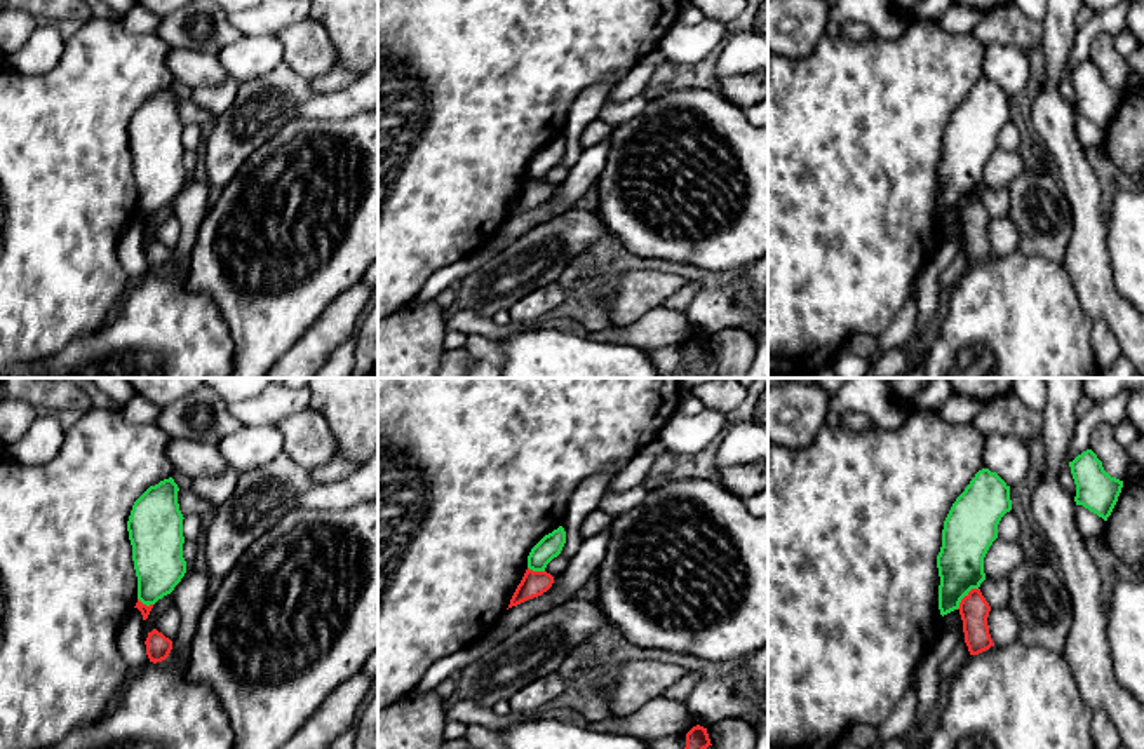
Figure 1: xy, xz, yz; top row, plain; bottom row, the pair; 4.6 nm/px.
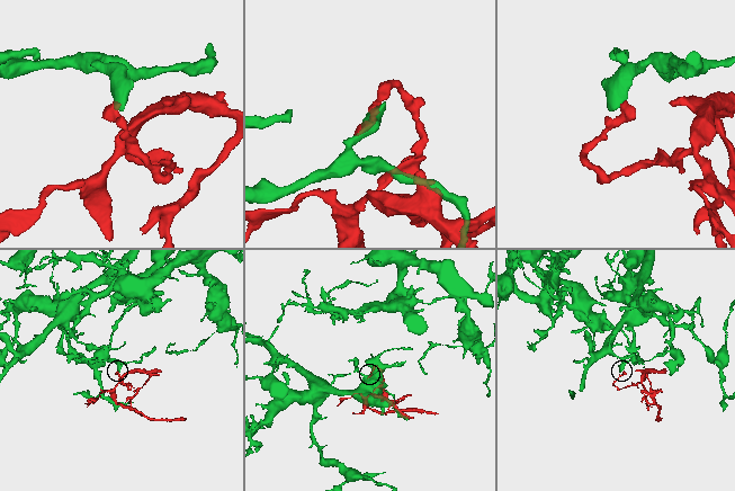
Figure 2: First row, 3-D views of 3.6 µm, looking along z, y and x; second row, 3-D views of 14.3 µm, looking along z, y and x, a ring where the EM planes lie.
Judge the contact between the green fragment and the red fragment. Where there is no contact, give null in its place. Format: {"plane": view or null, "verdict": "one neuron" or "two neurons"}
{"plane": "yz", "verdict": "two neurons"}

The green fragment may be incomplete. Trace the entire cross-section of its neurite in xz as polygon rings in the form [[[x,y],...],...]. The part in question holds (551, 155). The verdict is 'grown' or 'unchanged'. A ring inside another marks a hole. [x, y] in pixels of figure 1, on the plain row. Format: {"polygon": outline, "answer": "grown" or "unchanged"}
{"polygon": [[[562,136],[545,145],[529,162],[528,178],[533,181],[545,181],[547,174],[557,167],[566,153],[566,141]]], "answer": "unchanged"}

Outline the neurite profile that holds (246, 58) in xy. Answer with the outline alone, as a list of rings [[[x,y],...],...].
[[[277,35],[242,37],[216,54],[226,75],[242,84],[280,64],[284,45]]]

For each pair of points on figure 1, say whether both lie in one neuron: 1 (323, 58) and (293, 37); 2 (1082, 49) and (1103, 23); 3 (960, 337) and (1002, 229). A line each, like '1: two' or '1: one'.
1: one
2: one
3: two

